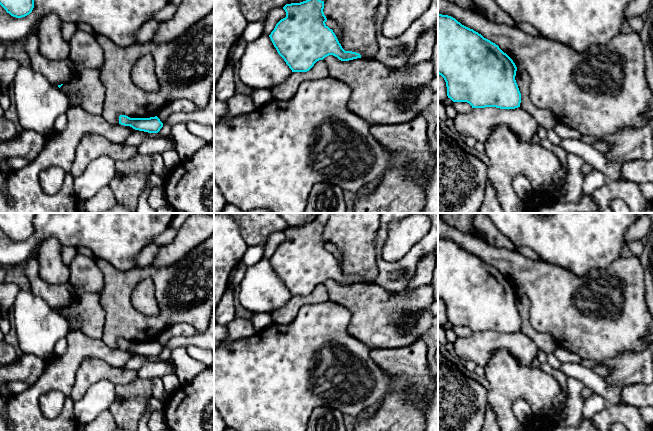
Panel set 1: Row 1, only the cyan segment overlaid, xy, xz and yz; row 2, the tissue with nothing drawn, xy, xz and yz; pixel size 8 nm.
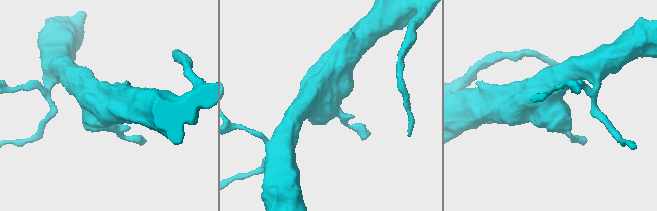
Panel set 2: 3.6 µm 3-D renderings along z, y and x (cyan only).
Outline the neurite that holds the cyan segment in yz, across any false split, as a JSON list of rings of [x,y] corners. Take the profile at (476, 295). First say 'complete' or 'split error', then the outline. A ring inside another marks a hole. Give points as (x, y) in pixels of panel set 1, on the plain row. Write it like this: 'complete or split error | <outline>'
complete | [[[438,238],[438,298],[444,302],[447,311],[447,320],[453,326],[467,326],[472,330],[472,332],[496,331],[508,334],[518,332],[521,327],[521,317],[515,304],[516,295],[517,291],[513,284],[506,277],[504,277],[498,269],[484,262],[473,253],[462,249],[455,242],[448,239]]]

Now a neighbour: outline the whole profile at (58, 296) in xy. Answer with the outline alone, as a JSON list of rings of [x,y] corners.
[[[32,256],[25,262],[24,273],[30,282],[30,291],[52,308],[58,310],[67,307],[77,297],[78,293],[69,282],[56,285],[46,283],[39,275],[39,262],[36,257]]]

